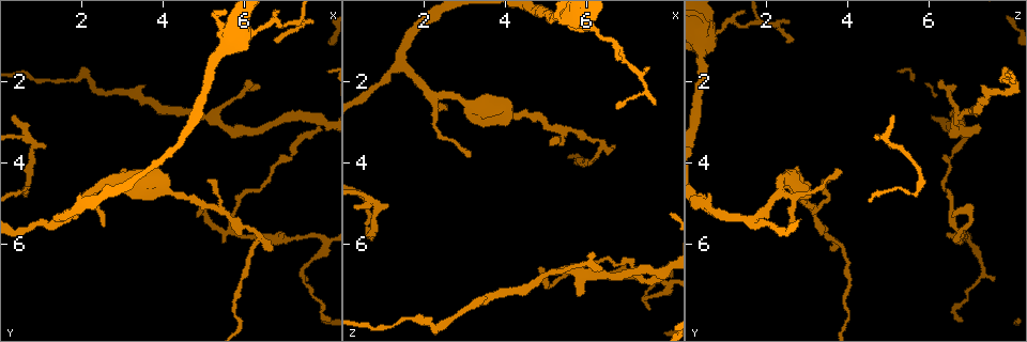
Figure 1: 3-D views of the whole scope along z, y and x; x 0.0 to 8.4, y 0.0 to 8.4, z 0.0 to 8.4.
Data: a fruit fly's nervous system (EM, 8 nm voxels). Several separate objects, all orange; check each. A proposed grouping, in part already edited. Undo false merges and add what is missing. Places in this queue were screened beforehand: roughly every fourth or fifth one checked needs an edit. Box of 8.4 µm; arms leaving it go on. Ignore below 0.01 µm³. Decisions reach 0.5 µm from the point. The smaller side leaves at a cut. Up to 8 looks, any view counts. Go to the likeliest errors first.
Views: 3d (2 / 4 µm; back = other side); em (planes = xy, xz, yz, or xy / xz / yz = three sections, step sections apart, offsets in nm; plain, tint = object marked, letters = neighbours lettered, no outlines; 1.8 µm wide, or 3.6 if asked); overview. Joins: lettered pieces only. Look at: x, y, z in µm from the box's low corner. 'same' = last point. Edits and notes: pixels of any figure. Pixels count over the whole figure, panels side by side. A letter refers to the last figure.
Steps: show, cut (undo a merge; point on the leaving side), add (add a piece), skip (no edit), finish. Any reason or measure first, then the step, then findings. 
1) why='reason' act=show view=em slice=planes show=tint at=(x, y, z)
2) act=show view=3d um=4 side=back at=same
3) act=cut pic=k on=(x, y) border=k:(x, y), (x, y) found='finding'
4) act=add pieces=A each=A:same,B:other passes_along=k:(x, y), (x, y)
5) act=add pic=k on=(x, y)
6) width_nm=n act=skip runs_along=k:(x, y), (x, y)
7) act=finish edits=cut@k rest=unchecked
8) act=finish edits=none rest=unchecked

why='branch stops here' act=show view=em slice=xy step=8 show=tint at=(5.80, 3.15, 7.25)

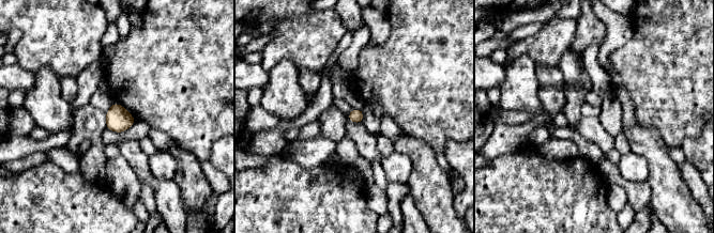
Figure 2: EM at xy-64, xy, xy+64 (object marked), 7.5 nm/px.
act=show view=em slice=planes show=letters at=same

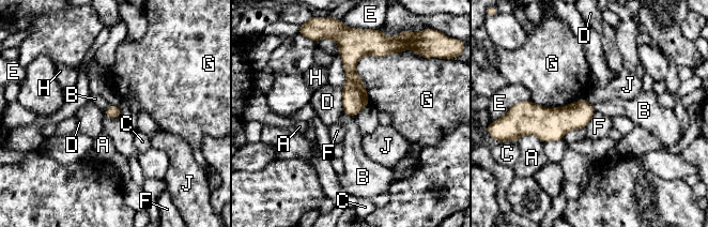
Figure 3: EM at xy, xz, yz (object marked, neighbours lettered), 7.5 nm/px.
width_nm=100 act=skip each=A:other,B:other,C:other,D:other,E:other,F:other,G:other,H:other,J:other runs_along=3:(345, 47), (352, 76), (352, 114) found='none of them fits'

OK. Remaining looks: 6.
why='branch point' act=show view=em slice=yz step=16 show=tint at=(5.60, 5.60, 6.65)

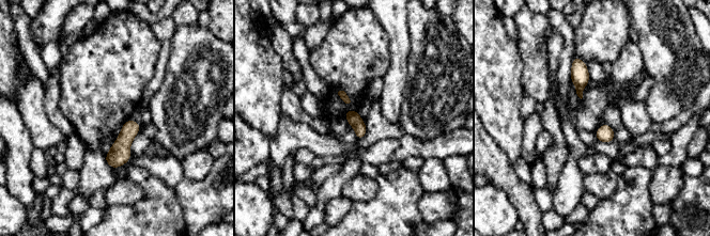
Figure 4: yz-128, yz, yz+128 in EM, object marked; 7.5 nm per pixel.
act=show view=em slice=planes show=letters at=same

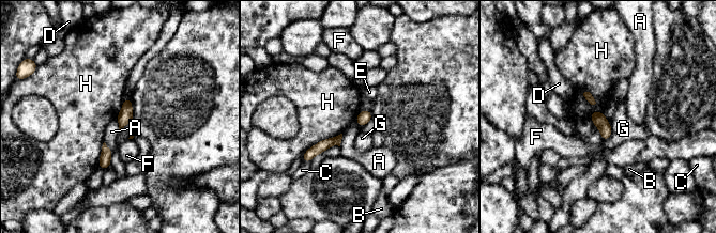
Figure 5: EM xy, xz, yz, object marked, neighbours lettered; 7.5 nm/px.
act=skip each=A:other,B:other,C:other,D:other,E:other,F:other,G:other,H:other border=5:(343, 134), (339, 145) found='one neuron here'

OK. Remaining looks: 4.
why='sudden change in width' act=show view=3d um=4 at=(5.95, 0.80, 0.55)

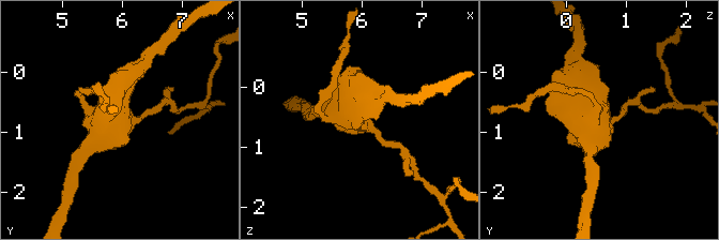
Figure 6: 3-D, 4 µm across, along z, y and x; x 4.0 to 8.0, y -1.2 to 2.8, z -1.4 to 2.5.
arms=4 act=show view=em um=3.6 slice=planes show=plain at=(5.95, 0.80, 0.55)

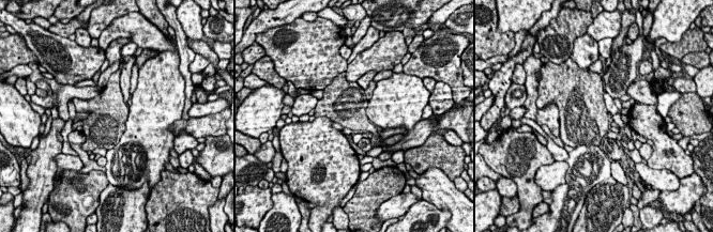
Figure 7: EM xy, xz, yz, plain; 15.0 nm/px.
act=show view=em um=3.6 slice=planes show=letters at=same

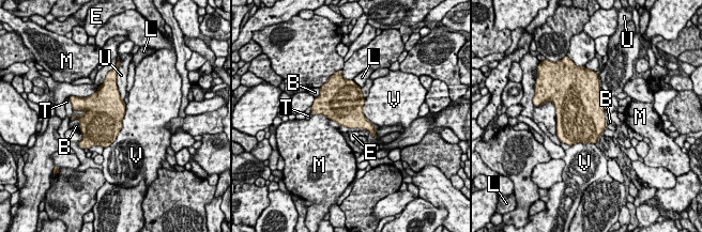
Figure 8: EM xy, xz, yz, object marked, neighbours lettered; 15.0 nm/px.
act=skip each=B:other,E:other,L:other,M:other,T:other,U:other,V:other border=8:(125, 104), (122, 128), (104, 148) found='continuous, no second neuron'

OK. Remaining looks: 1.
act=finish edits=none rest=unchecked

